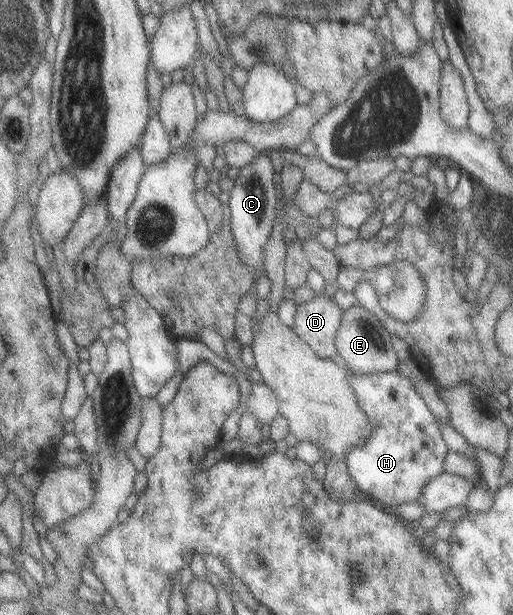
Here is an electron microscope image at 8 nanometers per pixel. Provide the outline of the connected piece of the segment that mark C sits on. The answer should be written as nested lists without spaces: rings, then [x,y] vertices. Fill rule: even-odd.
[[[257,153],[256,160],[250,166],[238,171],[234,184],[224,197],[229,207],[229,225],[235,254],[239,263],[249,269],[263,270],[263,247],[268,242],[275,222],[274,206],[276,205],[276,176],[278,166],[274,154]]]

